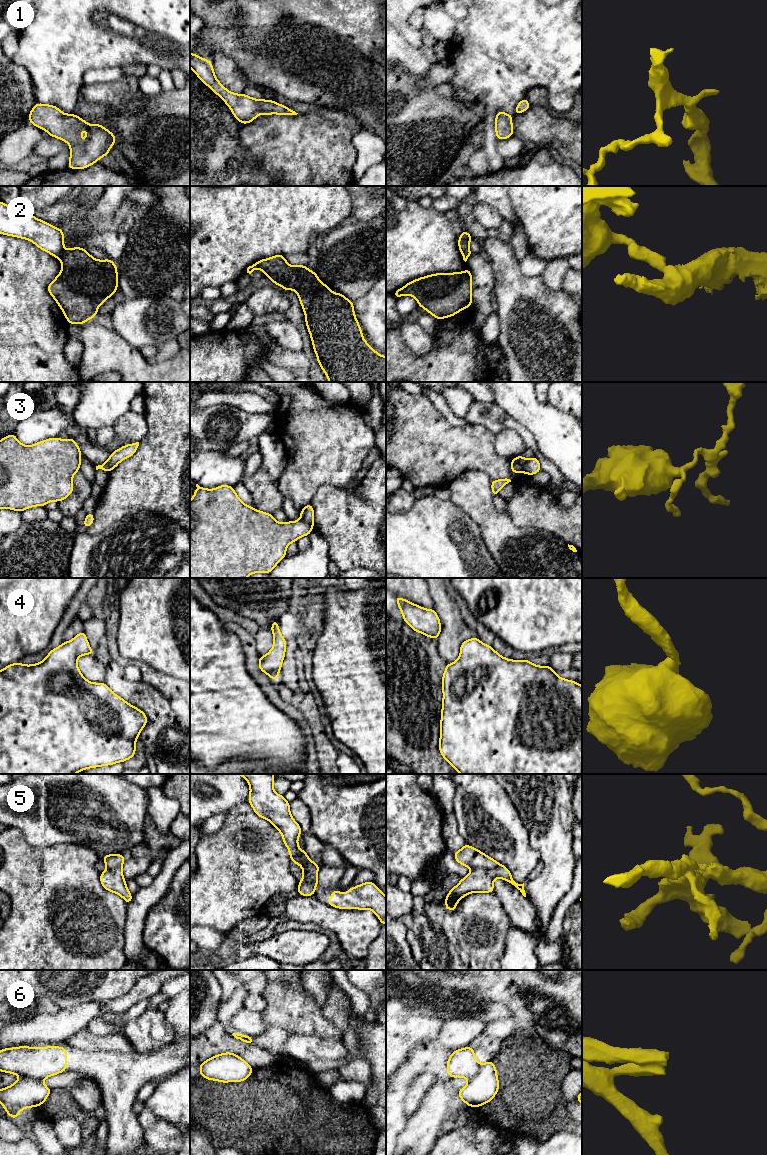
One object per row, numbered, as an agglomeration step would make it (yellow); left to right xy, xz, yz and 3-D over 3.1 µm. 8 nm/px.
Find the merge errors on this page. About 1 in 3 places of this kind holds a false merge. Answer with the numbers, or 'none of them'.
2, 3, 5, 6

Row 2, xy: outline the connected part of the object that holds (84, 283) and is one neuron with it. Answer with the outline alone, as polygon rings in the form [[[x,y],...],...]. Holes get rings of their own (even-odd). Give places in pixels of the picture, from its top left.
[[[82,247],[64,250],[60,258],[62,269],[57,277],[47,286],[49,294],[63,311],[69,324],[82,325],[96,317],[98,308],[118,288],[116,263],[112,259],[96,260]]]

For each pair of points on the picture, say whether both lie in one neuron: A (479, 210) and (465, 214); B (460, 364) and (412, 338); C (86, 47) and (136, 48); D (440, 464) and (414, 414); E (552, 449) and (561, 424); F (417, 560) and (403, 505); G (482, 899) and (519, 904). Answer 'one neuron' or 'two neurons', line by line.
A: two neurons
B: two neurons
C: one neuron
D: one neuron
E: one neuron
F: two neurons
G: two neurons

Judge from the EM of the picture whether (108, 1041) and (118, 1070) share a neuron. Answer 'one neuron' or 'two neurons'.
two neurons

